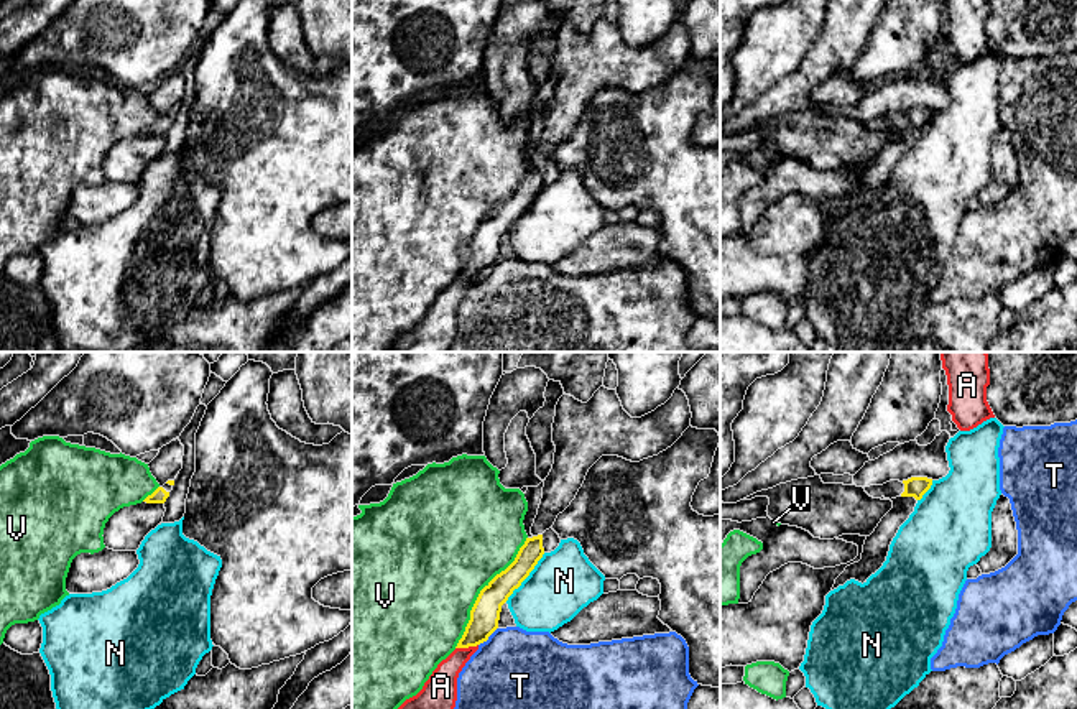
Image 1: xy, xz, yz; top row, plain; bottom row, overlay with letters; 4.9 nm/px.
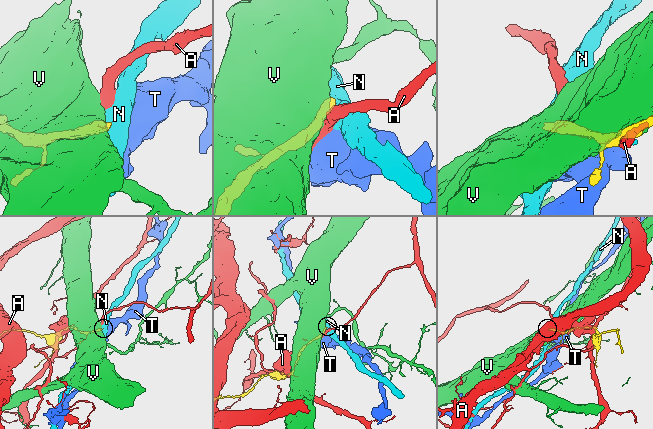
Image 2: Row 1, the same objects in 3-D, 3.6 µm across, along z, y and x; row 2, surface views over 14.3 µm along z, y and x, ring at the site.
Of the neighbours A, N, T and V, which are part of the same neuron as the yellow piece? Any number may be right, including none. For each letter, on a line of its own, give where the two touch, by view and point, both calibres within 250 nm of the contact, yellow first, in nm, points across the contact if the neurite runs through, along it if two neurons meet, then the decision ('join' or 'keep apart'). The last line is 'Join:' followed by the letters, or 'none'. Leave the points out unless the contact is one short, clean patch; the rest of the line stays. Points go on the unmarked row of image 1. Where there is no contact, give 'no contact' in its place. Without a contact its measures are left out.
A: xz (466, 278) | 140/160 nm | keep apart
N: xz (526, 208) | 140/320 nm | keep apart
T: xz (489, 267) | 140/480 nm | along xz (497, 259), (479, 277) | keep apart
V: xz (480, 222) | 140/500 nm | keep apart
Join: none

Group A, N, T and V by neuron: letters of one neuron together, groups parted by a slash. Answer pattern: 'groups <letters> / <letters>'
groups A / N / T / V

